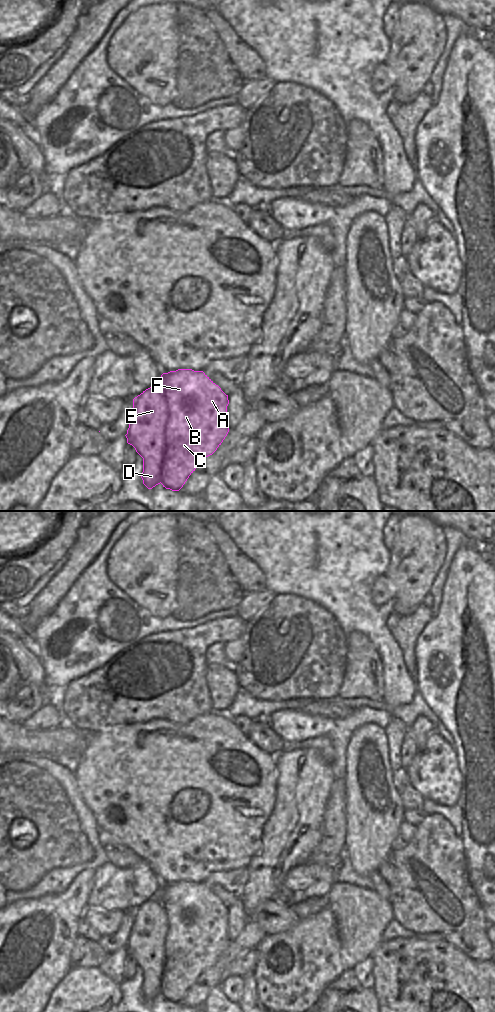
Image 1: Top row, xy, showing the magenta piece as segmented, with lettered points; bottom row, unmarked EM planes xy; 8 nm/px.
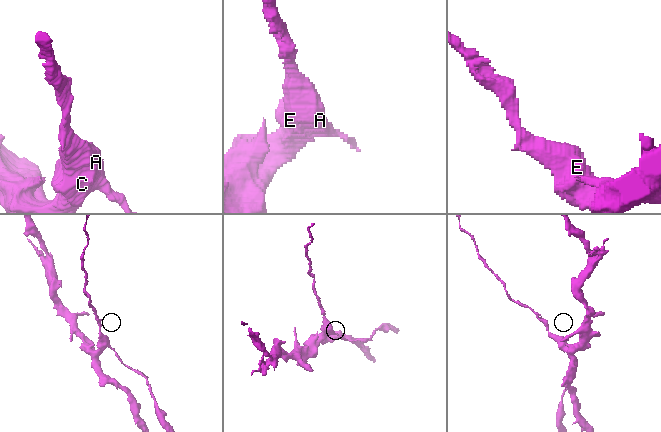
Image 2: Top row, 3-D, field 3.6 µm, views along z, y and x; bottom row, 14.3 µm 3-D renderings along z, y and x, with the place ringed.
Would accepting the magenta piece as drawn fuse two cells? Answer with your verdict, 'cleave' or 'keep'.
cleave

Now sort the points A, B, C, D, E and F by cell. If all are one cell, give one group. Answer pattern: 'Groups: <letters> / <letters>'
Groups: A B C F / D E.

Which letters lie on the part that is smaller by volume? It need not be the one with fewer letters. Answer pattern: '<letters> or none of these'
A, B, C, F.

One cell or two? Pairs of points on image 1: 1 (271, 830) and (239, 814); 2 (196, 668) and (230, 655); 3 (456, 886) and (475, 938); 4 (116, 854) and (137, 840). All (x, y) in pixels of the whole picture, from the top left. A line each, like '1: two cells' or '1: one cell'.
1: two cells
2: two cells
3: two cells
4: two cells

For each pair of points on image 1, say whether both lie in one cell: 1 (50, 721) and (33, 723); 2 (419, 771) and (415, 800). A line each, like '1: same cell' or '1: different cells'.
1: same cell
2: different cells

